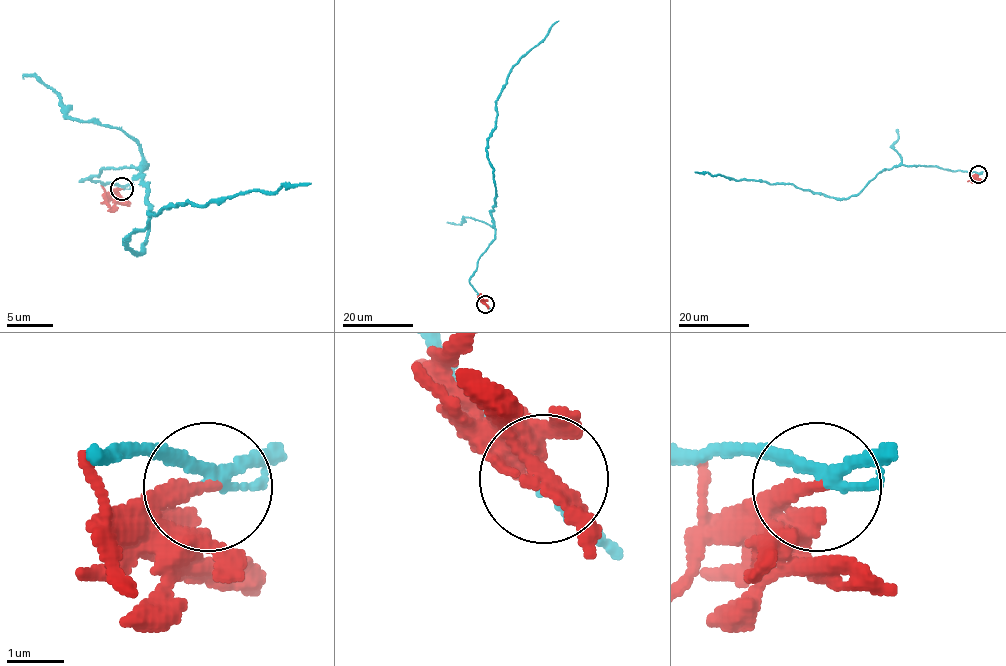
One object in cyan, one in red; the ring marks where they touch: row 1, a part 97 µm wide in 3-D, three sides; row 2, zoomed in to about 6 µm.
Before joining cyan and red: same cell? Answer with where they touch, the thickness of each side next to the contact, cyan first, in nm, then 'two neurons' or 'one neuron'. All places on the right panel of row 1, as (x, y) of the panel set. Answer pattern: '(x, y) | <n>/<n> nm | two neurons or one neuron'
(978, 174) | 200/220 nm | two neurons

